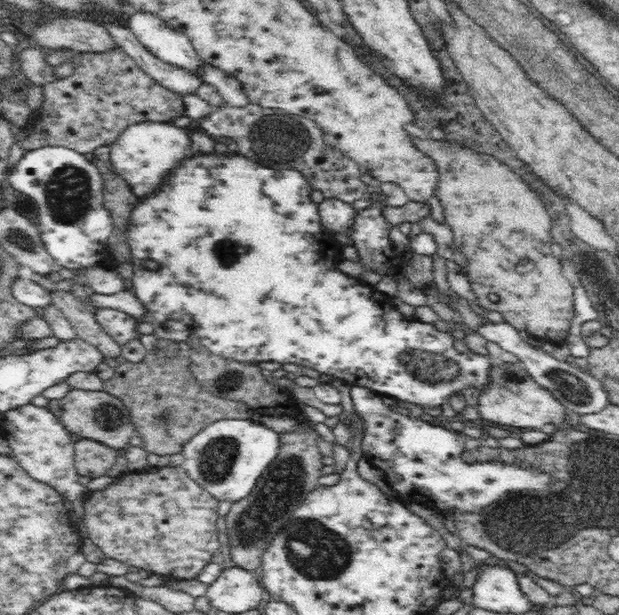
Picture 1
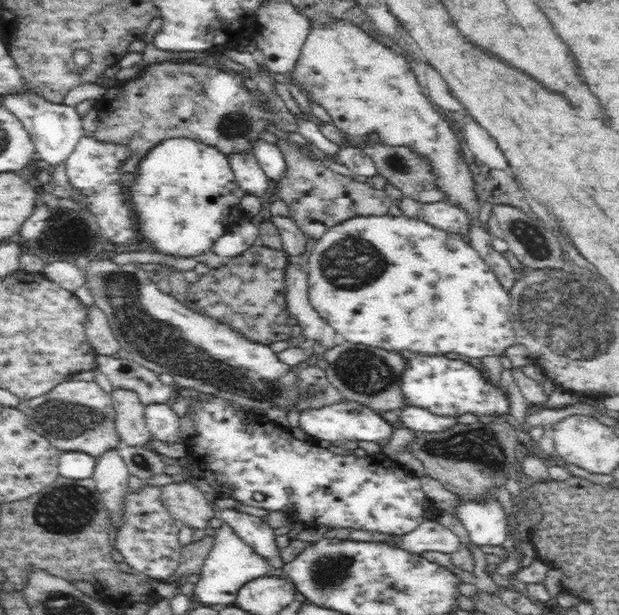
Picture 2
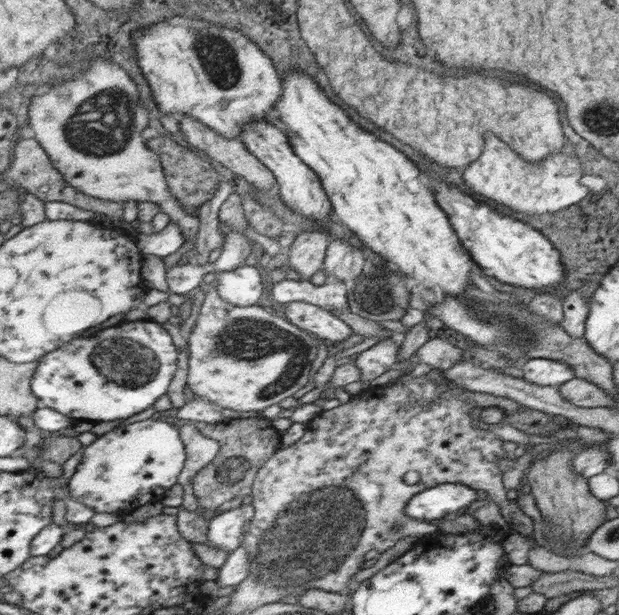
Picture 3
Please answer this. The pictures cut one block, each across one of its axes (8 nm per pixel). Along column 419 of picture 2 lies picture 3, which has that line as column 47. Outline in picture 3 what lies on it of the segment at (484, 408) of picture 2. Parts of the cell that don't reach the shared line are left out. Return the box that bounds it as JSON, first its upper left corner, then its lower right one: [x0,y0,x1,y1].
[33,322,175,422]

